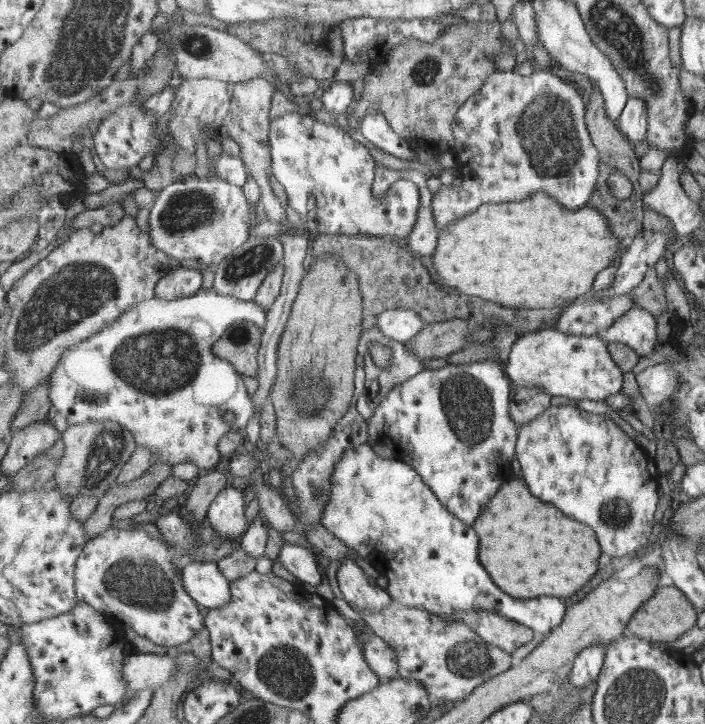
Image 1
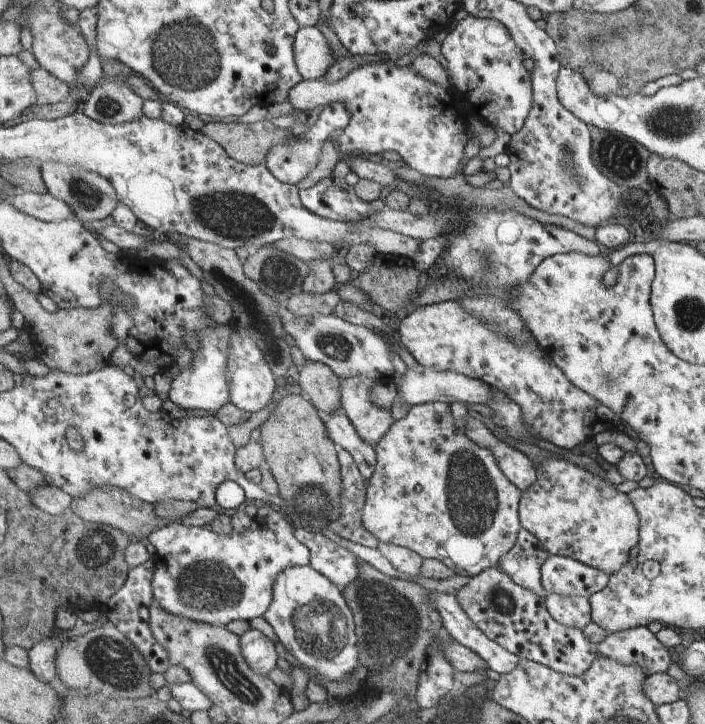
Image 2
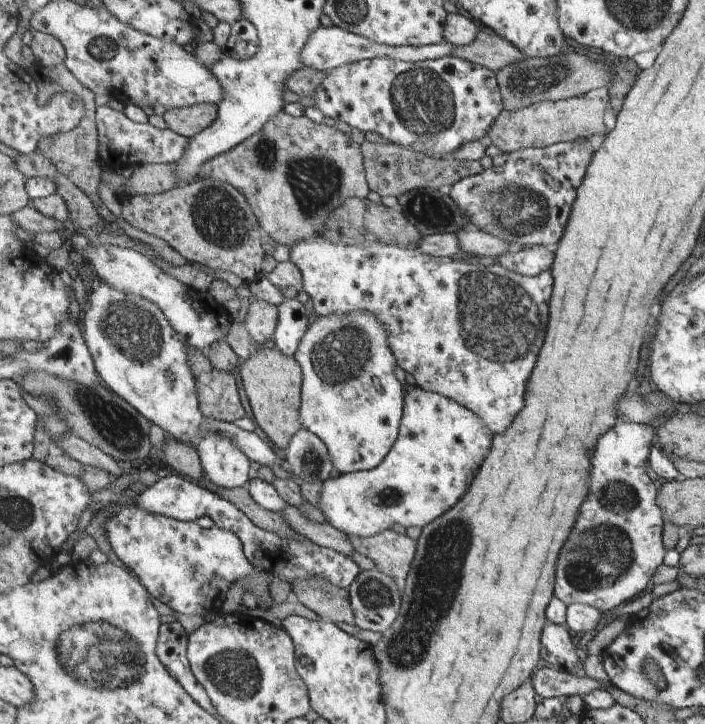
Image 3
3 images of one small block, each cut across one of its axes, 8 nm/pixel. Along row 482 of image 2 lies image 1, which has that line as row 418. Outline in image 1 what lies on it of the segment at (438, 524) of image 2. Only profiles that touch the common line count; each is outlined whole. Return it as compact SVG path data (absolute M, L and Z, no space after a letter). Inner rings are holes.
M484 358L484 361L478 364L446 365L437 371L427 369L423 373L417 374L414 378L403 383L401 394L399 394L393 402L389 402L389 396L387 396L383 402L387 402L387 404L385 404L387 408L381 408L381 406L379 406L375 414L373 414L373 417L368 420L368 426L370 427L370 438L368 442L370 444L384 444L397 451L403 462L406 462L409 466L413 466L413 470L421 474L423 482L434 490L434 493L438 495L438 499L444 503L457 518L460 518L468 525L474 524L482 513L482 510L489 504L489 501L498 493L498 490L503 487L503 484L516 478L513 473L512 462L516 459L519 428L518 424L511 418L511 380L507 374L505 374L505 371L503 371L498 361L493 362Z

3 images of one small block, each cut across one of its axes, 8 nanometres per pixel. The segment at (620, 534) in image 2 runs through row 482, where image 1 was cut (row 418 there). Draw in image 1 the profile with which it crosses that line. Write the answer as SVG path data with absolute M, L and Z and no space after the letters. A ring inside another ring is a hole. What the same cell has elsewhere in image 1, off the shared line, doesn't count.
M551 406L545 413L519 428L516 459L521 463L520 478L531 492L545 502L563 508L565 514L587 522L596 532L602 552L627 556L645 548L662 527L657 502L664 496L659 490L659 472L655 457L650 457L623 428L604 414L588 414L577 406Z

